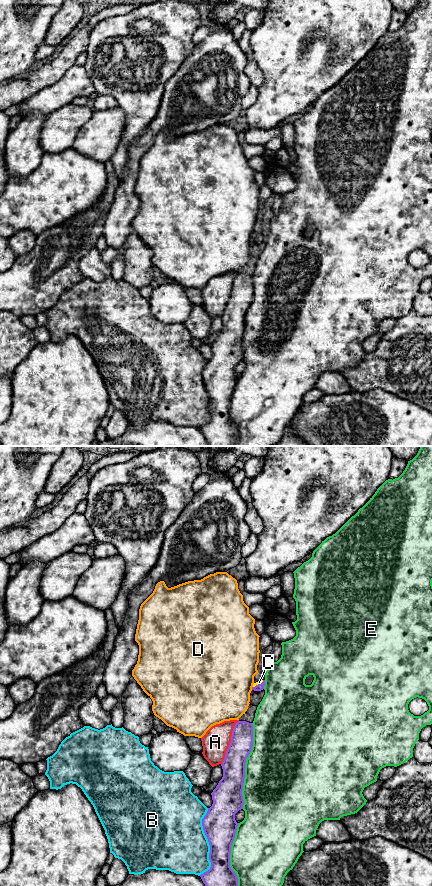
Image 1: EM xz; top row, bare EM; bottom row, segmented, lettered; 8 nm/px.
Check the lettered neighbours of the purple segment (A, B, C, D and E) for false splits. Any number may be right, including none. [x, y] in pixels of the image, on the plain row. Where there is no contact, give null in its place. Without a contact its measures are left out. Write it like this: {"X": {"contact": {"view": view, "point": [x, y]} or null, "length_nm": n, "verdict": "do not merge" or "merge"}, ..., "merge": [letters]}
{"A": {"contact": {"view": "xz", "point": [230, 294]}, "length_nm": 380, "verdict": "do not merge"}, "B": {"contact": {"view": "xz", "point": [209, 395]}, "length_nm": 550, "verdict": "do not merge"}, "C": {"contact": {"view": "xz", "point": [258, 236]}, "length_nm": 110, "verdict": "merge"}, "D": {"contact": {"view": "xz", "point": [252, 240]}, "length_nm": 30, "verdict": "do not merge"}, "E": {"contact": {"view": "xz", "point": [244, 318]}, "length_nm": 700, "verdict": "do not merge"}, "merge": ["C"]}

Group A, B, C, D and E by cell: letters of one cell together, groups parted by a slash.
A / B / C / D / E

